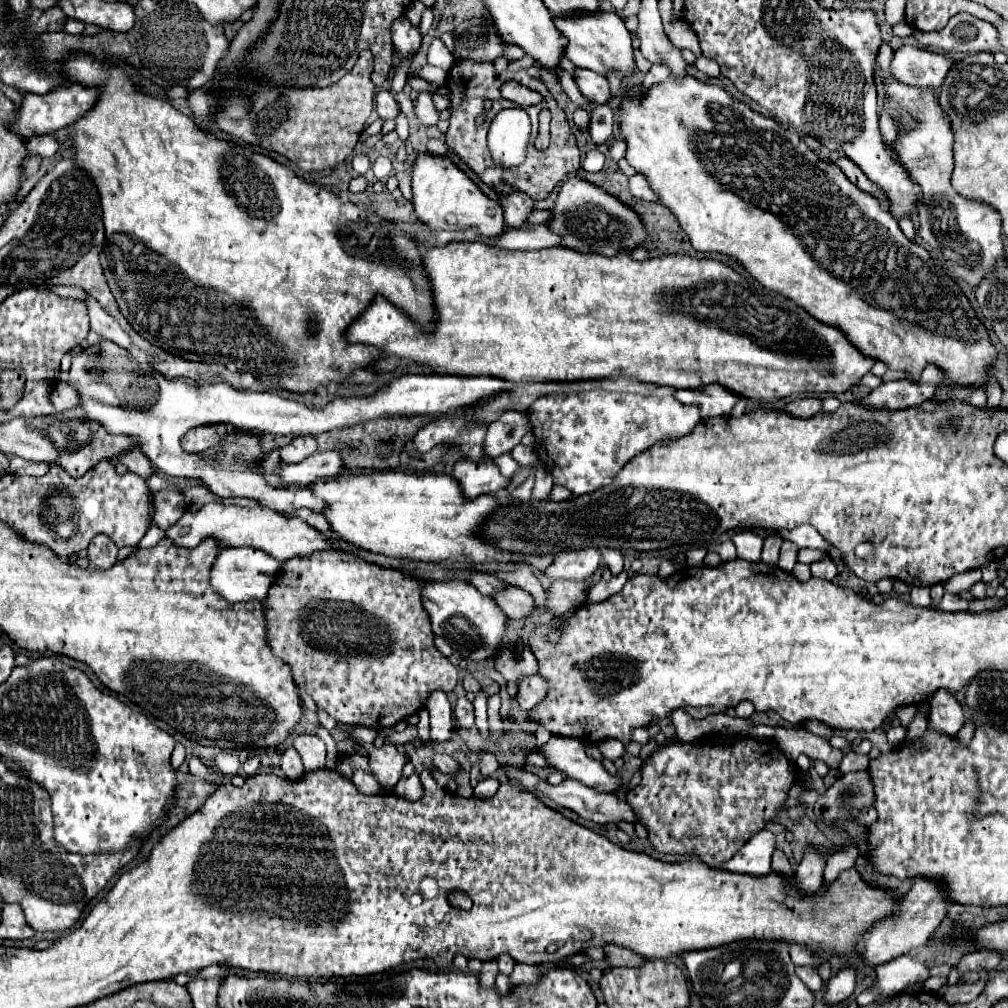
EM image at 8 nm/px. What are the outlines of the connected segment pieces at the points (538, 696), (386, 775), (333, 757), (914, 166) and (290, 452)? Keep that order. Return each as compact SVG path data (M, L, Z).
M530 675L526 677L520 687L518 687L518 703L522 709L532 709L534 705L542 703L542 697L546 697L546 689L548 689L548 683L544 681L542 675Z
M384 743L380 749L374 749L370 753L370 773L380 783L384 793L390 793L394 789L406 761L408 757L398 753L398 749L390 743Z
M322 726L318 727L316 735L320 735L320 737L322 737L323 742L326 745L326 768L335 769L337 766L337 757L339 754L339 751L336 747L336 741L334 741L329 731Z
M882 43L876 61L880 65L880 73L886 79L884 95L890 97L890 115L896 115L900 109L904 109L920 121L920 125L914 131L908 131L896 139L894 149L898 153L898 159L910 173L910 177L922 187L922 201L918 207L922 241L938 267L942 267L956 283L966 283L972 289L976 289L980 281L986 275L990 275L992 269L996 269L996 263L1006 259L1002 247L1000 213L986 203L964 199L952 189L950 177L954 171L954 159L952 159L954 139L950 131L950 121L942 115L934 91L926 93L924 89L902 85L894 77L890 77L888 65L892 53L894 49L888 43Z
M294 437L288 445L282 447L280 451L280 457L282 457L282 463L298 463L310 455L314 455L318 451L318 443L314 437Z

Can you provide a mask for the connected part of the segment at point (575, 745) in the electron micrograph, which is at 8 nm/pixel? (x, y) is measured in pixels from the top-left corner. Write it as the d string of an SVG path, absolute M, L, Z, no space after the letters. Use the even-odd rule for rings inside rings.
M552 737L536 751L542 753L554 769L592 787L594 791L614 791L618 785L622 785L618 777L608 775L600 761L590 759L584 753L584 743L574 737Z

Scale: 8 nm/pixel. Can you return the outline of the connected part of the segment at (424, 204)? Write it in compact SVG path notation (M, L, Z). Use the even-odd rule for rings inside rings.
M416 155L412 165L412 205L416 217L430 229L460 231L466 227L476 227L484 237L498 237L504 229L500 203L488 199L476 183L452 163L452 159L442 155Z

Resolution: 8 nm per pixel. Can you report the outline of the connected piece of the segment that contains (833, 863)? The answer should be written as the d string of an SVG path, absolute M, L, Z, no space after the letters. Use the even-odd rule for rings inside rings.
M846 843L840 849L836 849L828 857L828 863L826 863L826 869L824 869L824 881L834 881L840 875L840 871L850 869L856 863L858 853L860 853L860 849L858 849L856 843Z

